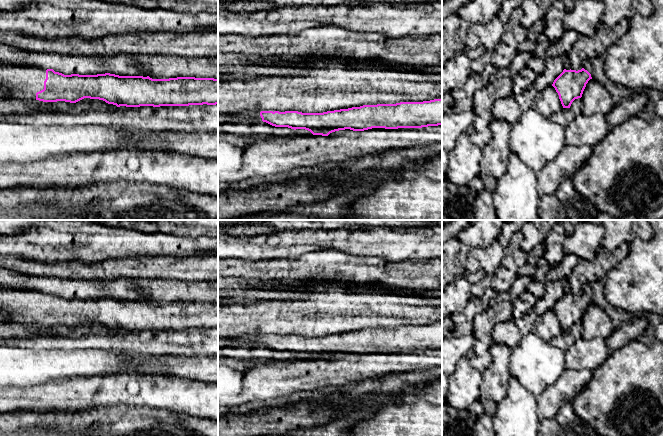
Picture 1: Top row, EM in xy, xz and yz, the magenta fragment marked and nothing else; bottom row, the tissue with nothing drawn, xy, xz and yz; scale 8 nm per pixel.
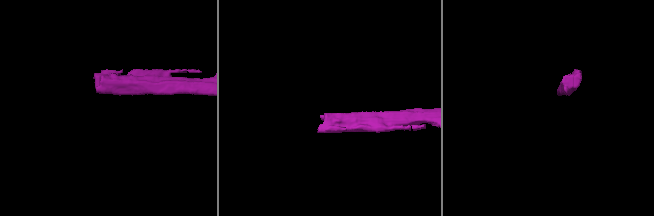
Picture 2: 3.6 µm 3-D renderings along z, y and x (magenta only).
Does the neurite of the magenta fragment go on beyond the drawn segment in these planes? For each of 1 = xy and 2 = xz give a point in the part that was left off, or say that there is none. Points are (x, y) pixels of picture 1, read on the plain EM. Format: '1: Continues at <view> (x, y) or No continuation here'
1: Continues at xy (15, 304)
2: Continues at xz (222, 342)

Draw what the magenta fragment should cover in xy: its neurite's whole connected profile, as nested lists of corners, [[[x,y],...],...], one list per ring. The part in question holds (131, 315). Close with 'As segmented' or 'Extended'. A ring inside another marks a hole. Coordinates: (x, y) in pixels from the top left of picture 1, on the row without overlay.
[[[0,287],[0,320],[17,319],[43,326],[99,323],[117,331],[216,329],[218,303],[152,303],[110,297],[64,299],[53,293]]]. Extended

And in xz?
[[[442,323],[423,326],[363,329],[323,337],[298,335],[261,335],[249,339],[218,338],[218,347],[263,345],[275,351],[305,353],[313,359],[350,353],[364,355],[372,352],[422,352],[442,349]]]. Extended

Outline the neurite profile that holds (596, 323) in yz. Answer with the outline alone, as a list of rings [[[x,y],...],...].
[[[594,303],[588,305],[581,322],[587,337],[606,340],[614,331],[613,321]]]

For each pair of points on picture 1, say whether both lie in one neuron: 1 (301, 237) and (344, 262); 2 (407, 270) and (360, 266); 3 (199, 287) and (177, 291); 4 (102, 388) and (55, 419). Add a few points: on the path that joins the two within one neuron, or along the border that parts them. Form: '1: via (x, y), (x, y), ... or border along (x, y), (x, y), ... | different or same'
1: border along (347, 253), (337, 250), (314, 250), (301, 256) | different
2: via (395, 270), (372, 270) | same
3: via (194, 291), (182, 291) | same
4: border along (90, 409), (83, 411), (43, 411) | different

